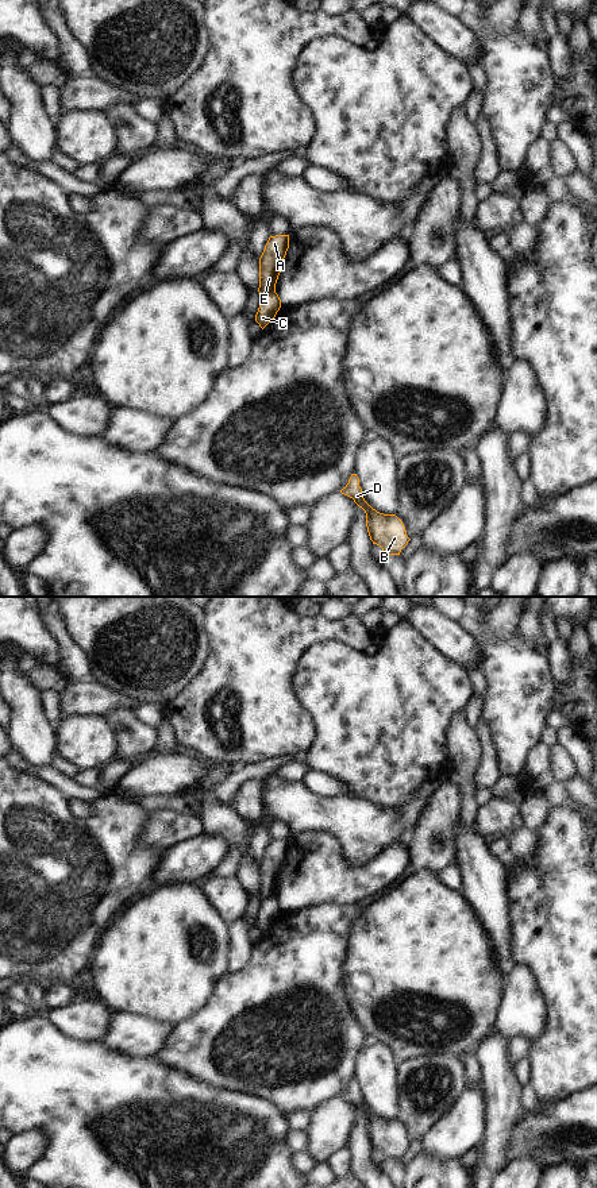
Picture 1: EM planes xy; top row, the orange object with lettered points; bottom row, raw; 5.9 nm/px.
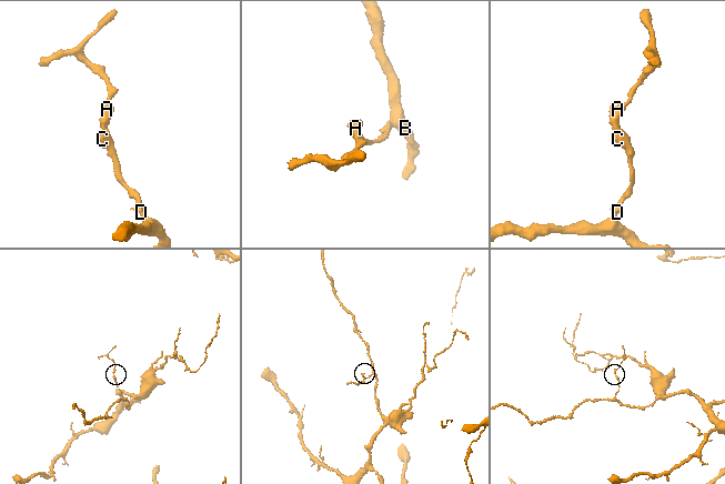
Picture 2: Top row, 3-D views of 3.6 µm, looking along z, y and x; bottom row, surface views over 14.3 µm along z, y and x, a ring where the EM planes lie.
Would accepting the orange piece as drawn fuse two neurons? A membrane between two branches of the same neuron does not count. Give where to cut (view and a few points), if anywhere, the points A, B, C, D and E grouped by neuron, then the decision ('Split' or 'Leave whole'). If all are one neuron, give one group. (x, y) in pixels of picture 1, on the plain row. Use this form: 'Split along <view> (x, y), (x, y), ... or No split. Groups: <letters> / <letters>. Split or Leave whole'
Split along xy (274, 894), (262, 901). Groups: A E / B C D. Split

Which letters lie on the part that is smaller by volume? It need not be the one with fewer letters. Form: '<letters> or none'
A, E

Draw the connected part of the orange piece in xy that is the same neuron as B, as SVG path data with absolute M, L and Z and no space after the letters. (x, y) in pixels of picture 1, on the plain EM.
M351 1079L348 1088L340 1098L353 1103L365 1115L366 1131L373 1149L380 1150L385 1160L400 1160L411 1145L403 1126L396 1119L377 1116L365 1106L357 1079Z

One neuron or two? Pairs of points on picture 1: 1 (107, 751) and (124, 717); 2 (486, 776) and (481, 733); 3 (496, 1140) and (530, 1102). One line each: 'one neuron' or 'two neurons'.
1: two neurons
2: one neuron
3: two neurons

